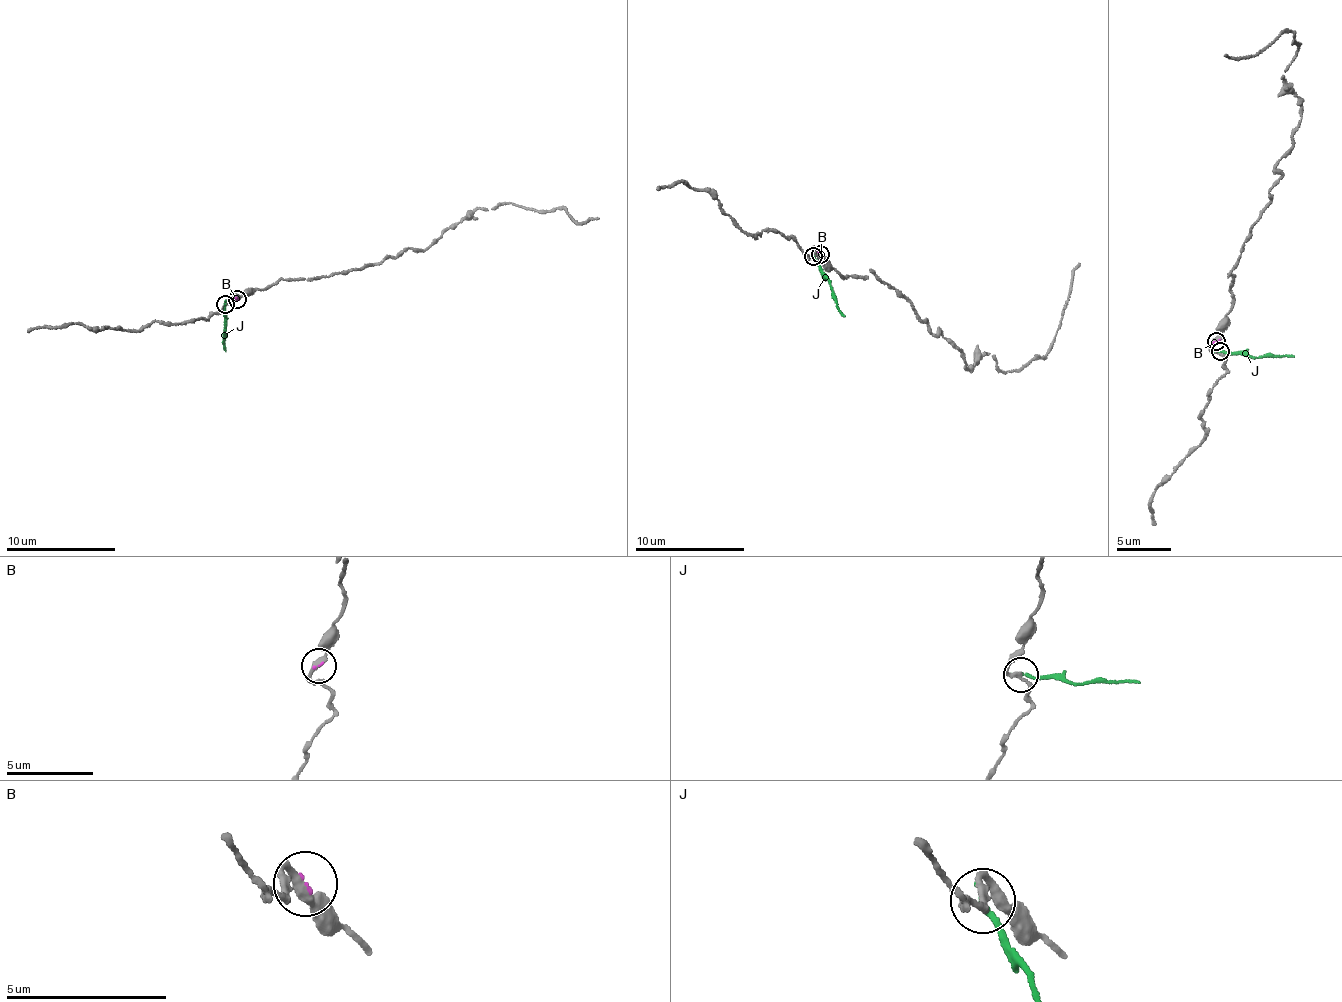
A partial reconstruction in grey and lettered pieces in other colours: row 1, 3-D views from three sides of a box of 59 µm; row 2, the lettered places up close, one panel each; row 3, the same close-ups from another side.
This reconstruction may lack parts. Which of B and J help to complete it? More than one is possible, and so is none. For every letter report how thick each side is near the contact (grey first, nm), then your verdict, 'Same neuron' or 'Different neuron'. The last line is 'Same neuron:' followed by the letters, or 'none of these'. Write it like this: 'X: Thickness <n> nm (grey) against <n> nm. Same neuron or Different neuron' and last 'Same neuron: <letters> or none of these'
B: Thickness 280 nm (grey) against 70 nm. Same neuron
J: Thickness 200 nm (grey) against 170 nm. Different neuron
Same neuron: B

